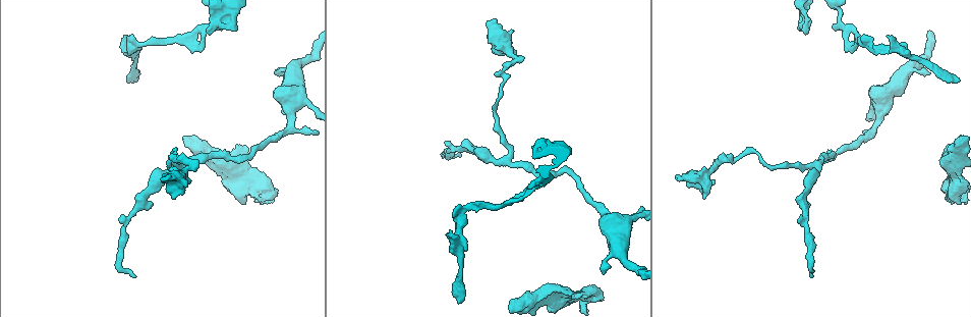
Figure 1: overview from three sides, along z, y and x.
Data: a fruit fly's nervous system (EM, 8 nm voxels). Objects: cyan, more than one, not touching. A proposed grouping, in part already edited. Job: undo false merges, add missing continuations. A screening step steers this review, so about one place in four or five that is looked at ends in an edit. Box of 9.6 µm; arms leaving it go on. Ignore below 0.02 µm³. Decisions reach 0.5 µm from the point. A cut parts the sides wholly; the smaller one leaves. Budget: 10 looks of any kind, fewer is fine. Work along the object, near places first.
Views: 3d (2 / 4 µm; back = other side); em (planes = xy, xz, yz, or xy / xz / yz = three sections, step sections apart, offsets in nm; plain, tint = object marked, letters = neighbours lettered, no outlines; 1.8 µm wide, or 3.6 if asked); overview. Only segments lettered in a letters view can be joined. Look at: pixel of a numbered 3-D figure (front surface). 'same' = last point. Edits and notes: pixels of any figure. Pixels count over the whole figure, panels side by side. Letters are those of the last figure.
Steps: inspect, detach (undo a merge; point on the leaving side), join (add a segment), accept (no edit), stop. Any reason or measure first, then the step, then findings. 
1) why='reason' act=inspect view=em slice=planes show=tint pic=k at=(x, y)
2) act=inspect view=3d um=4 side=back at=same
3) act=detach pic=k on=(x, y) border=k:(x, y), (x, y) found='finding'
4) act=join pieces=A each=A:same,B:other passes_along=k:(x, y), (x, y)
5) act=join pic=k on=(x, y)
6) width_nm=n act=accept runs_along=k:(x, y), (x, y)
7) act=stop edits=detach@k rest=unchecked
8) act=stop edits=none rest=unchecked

why='branch stops here' act=inspect view=em slice=yz step=4 show=tint pic=1 at=(571, 295)

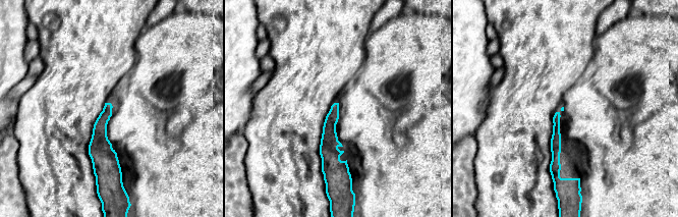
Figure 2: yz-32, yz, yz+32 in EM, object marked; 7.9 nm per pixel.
why='another direction' act=inspect view=em slice=planes show=letters at=same

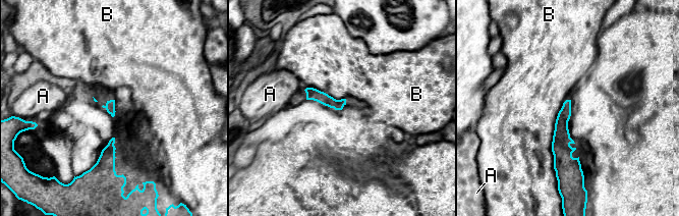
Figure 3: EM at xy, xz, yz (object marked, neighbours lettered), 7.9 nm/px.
act=accept each=A:other,B:other border=3:(564, 102), (552, 142), (556, 177) found='none of them fits'

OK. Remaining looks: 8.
why='an open end' act=inspect view=em slice=planes show=plain pic=1 at=(928, 73)

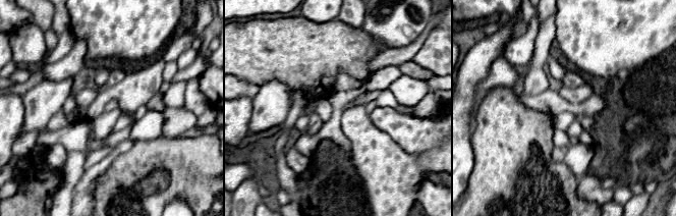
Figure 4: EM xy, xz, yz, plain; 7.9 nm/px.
act=inspect view=em slice=planes show=letters at=same

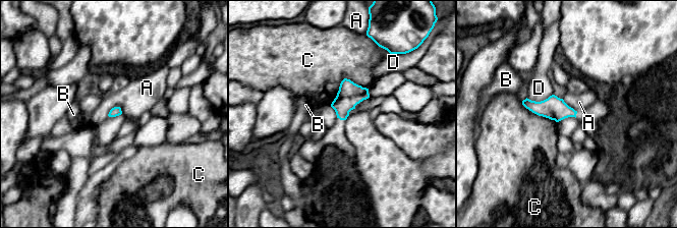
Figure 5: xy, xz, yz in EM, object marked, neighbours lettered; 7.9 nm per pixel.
act=accept each=A:other,B:other,C:other,D:other border=5:(121, 108), (114, 107), (107, 115) found='none of them fits'

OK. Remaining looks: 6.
why='end of a long branch' act=inspect view=3d um=2 pic=1 at=(460, 153)

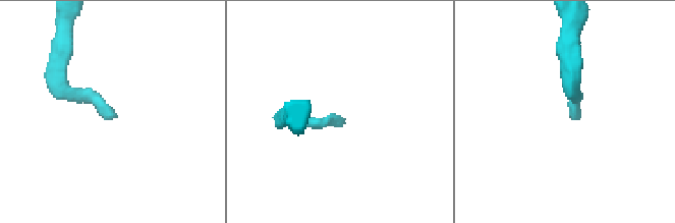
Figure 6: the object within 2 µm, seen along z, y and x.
act=inspect view=em slice=planes show=letters pic=6 at=(575, 119)

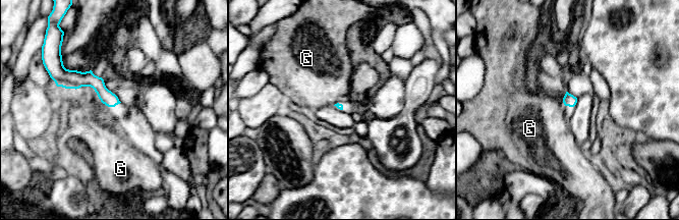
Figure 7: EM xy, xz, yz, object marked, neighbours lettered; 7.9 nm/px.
act=accept each=G:other found='none of them fits'

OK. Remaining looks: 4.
why='sudden change in width' act=inspect view=3d um=2 pic=1 at=(817, 163)

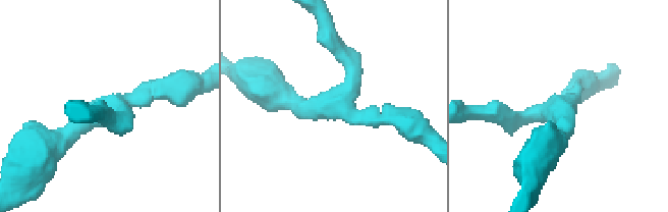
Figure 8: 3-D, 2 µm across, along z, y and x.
arms=3 why='need the tissue' act=inspect view=em slice=planes show=letters pic=8 at=(565, 107)

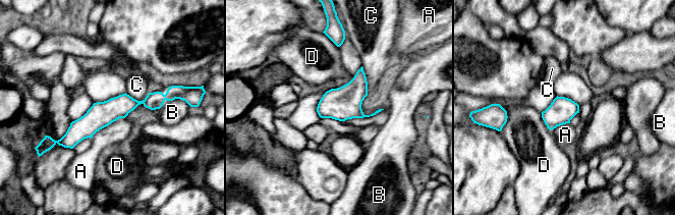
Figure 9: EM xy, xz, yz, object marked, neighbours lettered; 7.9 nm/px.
longest_contact=A:320nm act=accept each=A:other,B:other,C:other,D:other runs_along=9:(170, 94), (116, 107), (60, 142) found='continuous, no second neuron'

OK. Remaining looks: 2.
act=stop edits=none rest=unchecked

